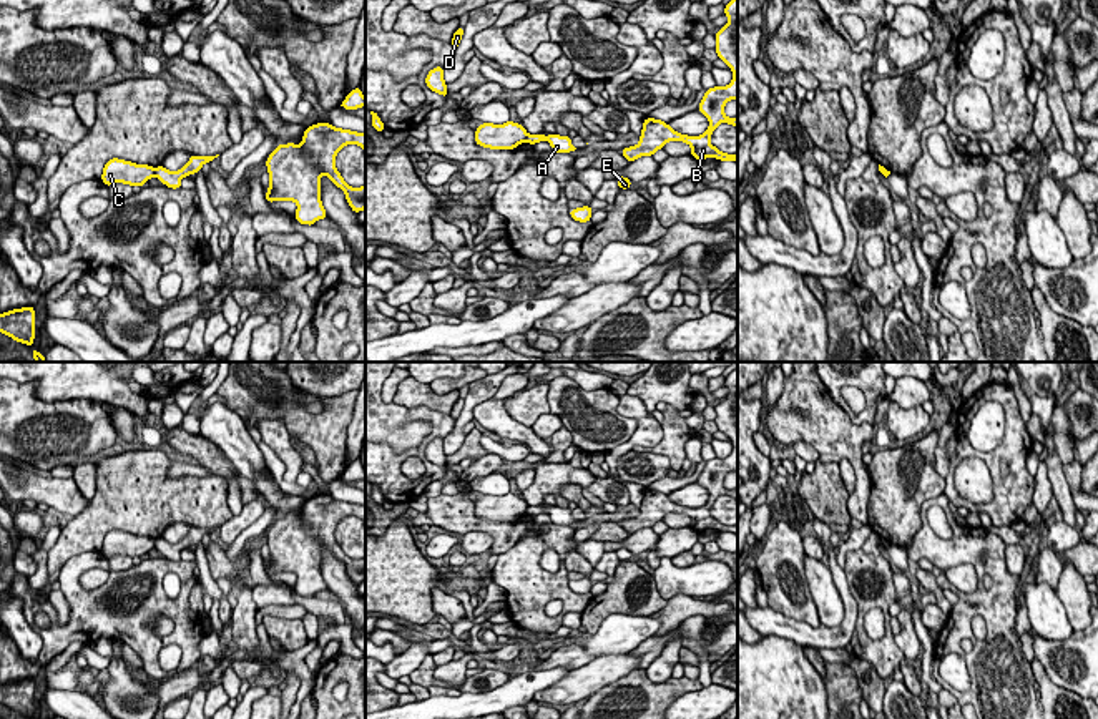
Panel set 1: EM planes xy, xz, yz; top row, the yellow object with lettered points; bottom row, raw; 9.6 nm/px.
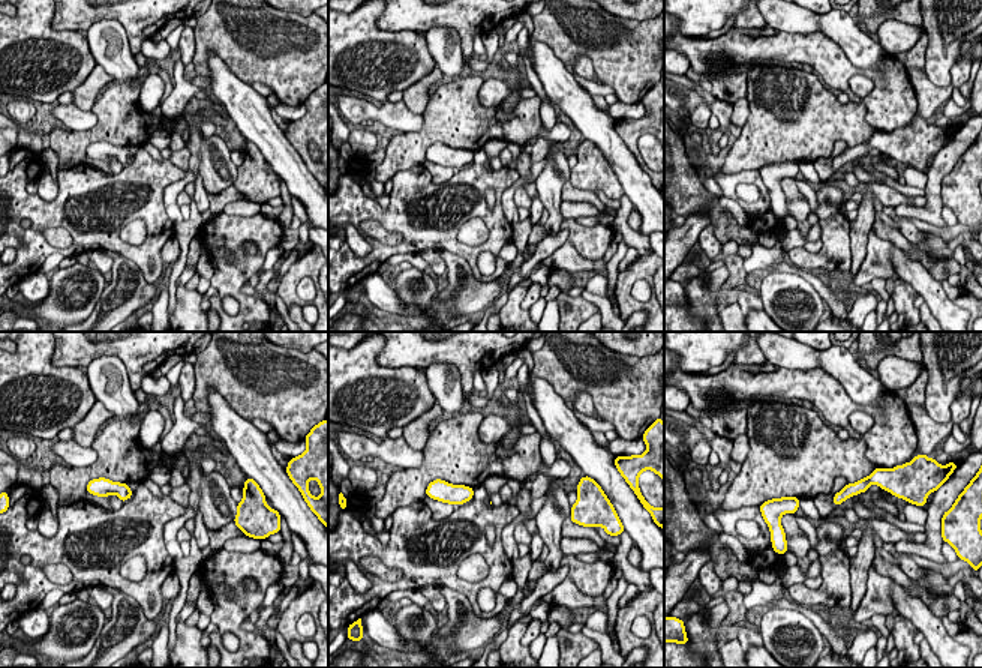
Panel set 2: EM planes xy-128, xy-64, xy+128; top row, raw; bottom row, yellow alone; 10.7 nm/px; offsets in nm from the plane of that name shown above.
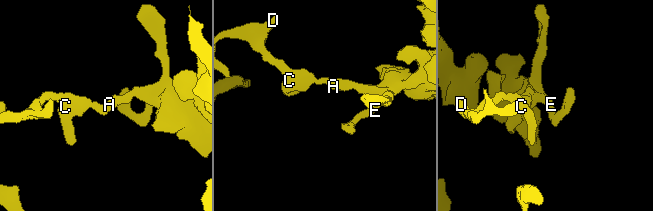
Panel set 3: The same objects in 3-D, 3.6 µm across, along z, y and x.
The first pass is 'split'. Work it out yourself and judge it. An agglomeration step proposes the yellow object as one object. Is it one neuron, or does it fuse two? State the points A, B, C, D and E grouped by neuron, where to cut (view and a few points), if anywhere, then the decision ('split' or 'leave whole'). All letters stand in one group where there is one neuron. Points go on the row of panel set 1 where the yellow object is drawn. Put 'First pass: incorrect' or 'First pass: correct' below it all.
groups A B E / C D; cut xy (156, 168), (153, 175); split
First pass: correct

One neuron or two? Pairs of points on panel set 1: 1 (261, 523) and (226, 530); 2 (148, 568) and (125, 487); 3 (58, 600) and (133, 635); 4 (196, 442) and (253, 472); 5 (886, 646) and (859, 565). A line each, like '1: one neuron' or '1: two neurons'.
1: two neurons
2: two neurons
3: two neurons
4: two neurons
5: one neuron

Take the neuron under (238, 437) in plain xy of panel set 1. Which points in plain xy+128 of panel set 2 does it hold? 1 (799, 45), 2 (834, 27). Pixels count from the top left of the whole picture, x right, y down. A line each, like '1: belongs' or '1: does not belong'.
1: does not belong
2: belongs

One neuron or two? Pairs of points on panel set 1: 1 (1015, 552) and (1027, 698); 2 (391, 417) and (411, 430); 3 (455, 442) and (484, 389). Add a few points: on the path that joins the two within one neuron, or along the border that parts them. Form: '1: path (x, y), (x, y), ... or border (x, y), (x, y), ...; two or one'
1: border (1005, 545), (1005, 568), (1019, 577); two
2: path (392, 422), (401, 430), (406, 430); one
3: path (459, 429), (470, 402); one

